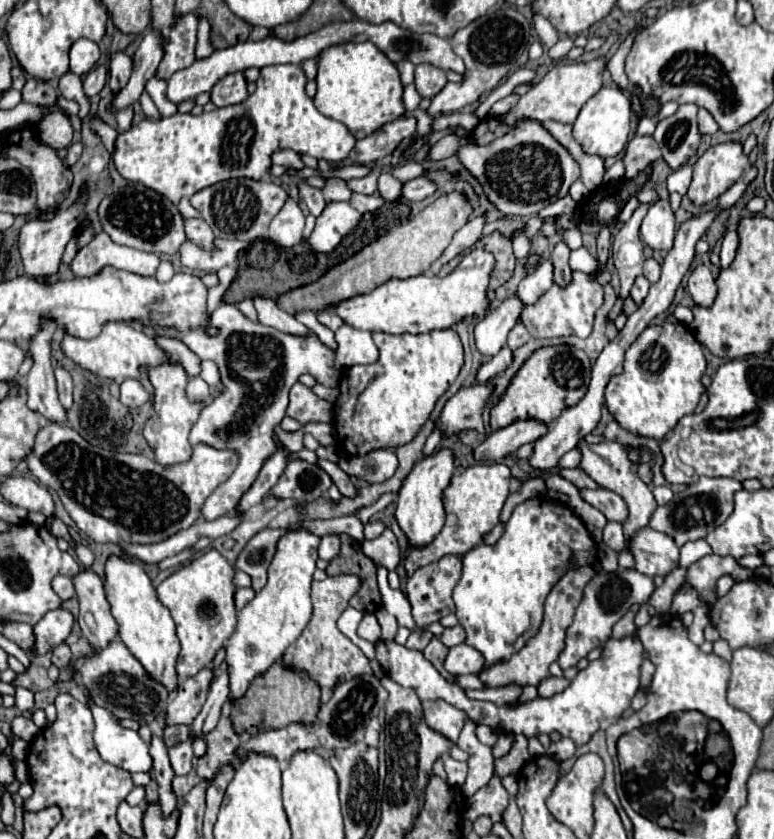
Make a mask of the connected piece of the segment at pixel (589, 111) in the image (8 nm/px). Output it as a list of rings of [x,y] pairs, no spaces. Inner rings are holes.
[[[601,88],[579,112],[575,124],[573,124],[573,138],[581,144],[581,148],[587,154],[597,154],[601,158],[613,158],[619,156],[627,142],[629,142],[629,120],[631,118],[631,104],[627,96],[619,88]]]

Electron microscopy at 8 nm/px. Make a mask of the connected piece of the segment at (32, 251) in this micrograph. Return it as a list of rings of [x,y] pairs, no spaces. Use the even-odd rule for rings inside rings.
[[[79,202],[79,204],[73,204],[69,210],[59,210],[51,220],[27,220],[21,226],[19,250],[21,250],[21,258],[23,258],[27,276],[47,278],[47,276],[57,274],[63,250],[65,250],[67,242],[71,240],[71,236],[75,234],[81,216],[85,216],[85,212],[83,212],[83,204]]]

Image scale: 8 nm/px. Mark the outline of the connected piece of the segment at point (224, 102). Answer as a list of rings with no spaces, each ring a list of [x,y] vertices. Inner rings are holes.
[[[231,74],[219,80],[211,90],[211,102],[215,106],[229,106],[239,104],[247,98],[247,80],[243,74]]]

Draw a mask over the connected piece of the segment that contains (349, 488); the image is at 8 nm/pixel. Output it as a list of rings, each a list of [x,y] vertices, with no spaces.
[[[317,458],[317,464],[331,476],[331,480],[337,484],[337,488],[339,488],[339,492],[343,494],[343,496],[355,496],[355,486],[351,484],[351,480],[349,480],[349,476],[335,464],[335,462],[329,462],[329,460],[323,460],[323,458]]]

